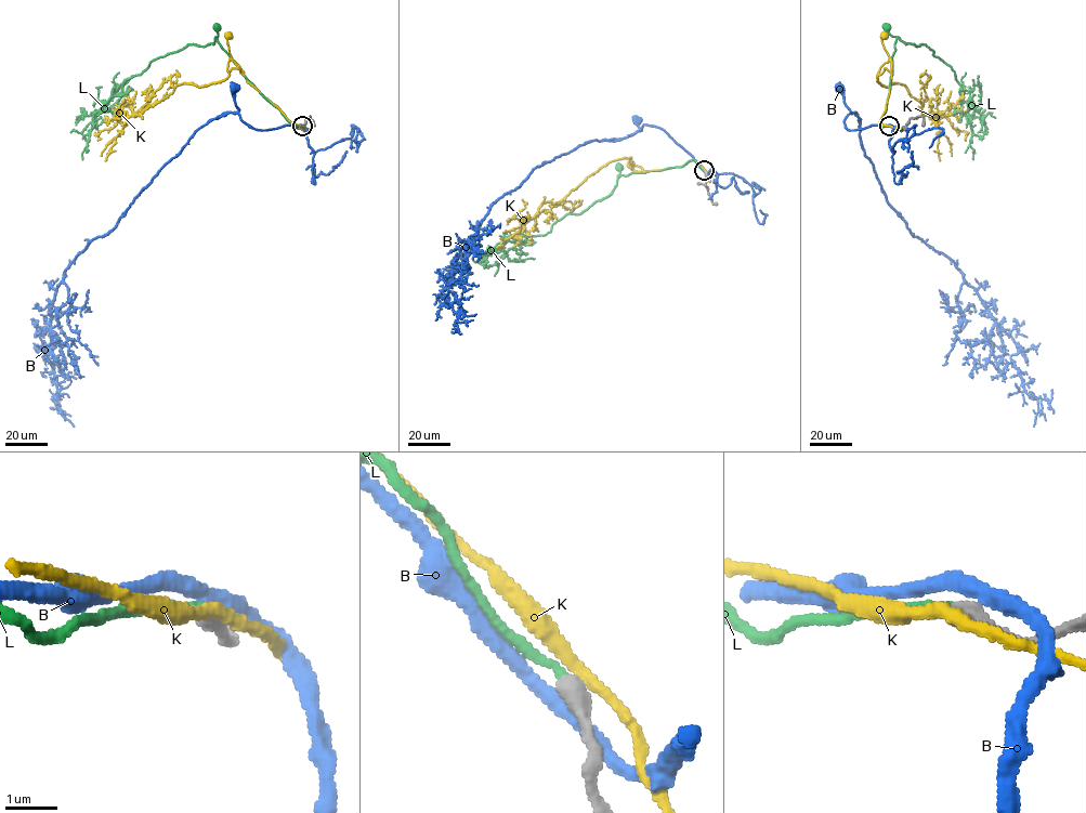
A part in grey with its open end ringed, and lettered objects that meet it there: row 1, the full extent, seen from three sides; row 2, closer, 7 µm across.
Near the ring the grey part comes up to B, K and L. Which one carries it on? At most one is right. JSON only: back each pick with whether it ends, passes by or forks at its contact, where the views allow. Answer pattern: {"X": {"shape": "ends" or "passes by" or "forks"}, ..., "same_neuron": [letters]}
{"L": {"shape": "ends"}, "same_neuron": ["L"]}

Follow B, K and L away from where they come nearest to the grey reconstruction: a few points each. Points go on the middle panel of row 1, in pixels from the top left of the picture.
B: (704, 171), (664, 130), (643, 125), (640, 131), (635, 119)
K: (705, 170), (694, 160), (648, 172), (633, 170), (631, 164)
L: (704, 170), (694, 160), (681, 167), (632, 172), (618, 178), (618, 168)

